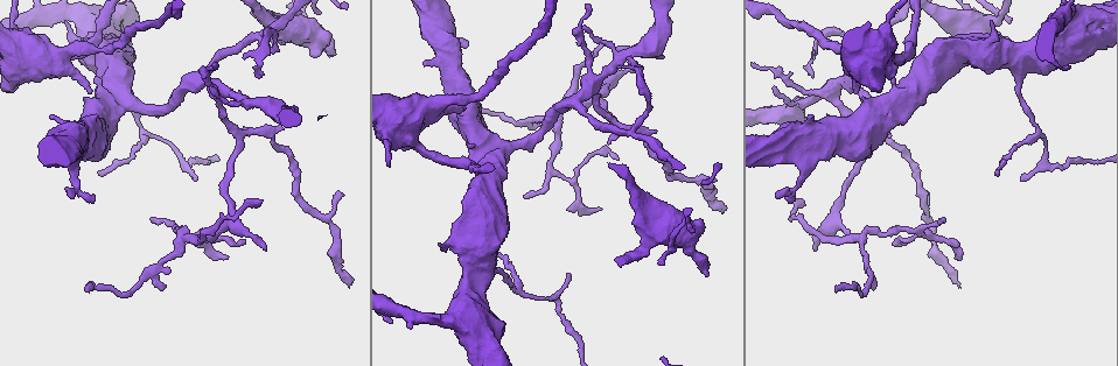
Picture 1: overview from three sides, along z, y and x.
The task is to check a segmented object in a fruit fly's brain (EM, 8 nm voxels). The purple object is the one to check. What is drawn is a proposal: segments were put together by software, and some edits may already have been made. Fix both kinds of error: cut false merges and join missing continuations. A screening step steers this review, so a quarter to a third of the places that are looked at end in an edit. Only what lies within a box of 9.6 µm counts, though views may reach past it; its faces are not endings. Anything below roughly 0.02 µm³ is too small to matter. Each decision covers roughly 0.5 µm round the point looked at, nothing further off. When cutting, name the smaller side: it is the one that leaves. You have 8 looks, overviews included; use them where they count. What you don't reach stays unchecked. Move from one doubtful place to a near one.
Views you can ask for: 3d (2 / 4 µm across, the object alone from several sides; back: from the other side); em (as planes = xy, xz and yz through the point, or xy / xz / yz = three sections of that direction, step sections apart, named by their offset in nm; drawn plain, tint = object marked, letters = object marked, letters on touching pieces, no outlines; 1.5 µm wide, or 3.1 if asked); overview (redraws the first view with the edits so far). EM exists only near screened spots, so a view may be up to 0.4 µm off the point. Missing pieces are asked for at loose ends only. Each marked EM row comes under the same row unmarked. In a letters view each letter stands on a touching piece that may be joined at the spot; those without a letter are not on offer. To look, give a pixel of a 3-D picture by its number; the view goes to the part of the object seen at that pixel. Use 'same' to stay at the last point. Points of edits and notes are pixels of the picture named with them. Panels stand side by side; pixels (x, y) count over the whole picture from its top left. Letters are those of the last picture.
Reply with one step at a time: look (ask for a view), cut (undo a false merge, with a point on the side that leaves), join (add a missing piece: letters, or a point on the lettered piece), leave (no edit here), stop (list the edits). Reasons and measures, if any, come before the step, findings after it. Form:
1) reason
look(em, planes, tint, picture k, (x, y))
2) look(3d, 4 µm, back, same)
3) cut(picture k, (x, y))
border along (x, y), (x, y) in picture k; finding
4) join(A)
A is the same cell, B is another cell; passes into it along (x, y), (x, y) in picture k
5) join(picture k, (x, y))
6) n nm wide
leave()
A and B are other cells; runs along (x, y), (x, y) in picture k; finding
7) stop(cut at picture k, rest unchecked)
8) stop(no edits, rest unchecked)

thick end
look(em, planes, letters, picture 1, (424, 65))

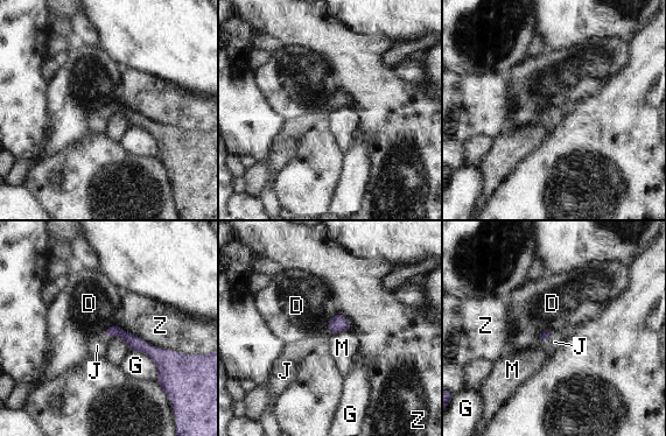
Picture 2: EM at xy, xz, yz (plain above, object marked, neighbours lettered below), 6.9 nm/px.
Z touches over 500 nm
join(J)
J is the same cell, D, G, M and Z are other cells; it goes on there

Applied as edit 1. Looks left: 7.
look(3d, 4 µm, picture 1, (550, 166))

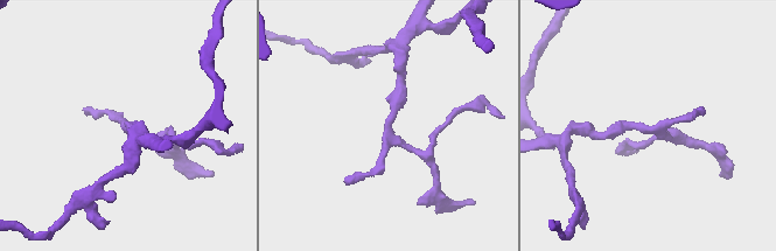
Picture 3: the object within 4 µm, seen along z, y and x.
need the tissue
look(em, planes, tint, picture 3, (655, 131))

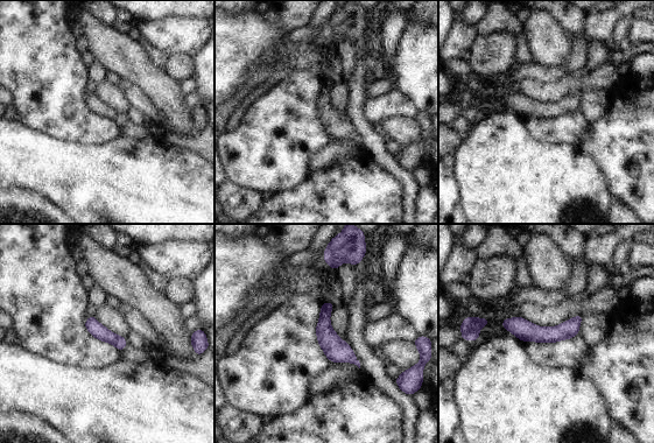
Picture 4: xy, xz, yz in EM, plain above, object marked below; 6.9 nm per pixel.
what lies round it
look(em, planes, letters, same)

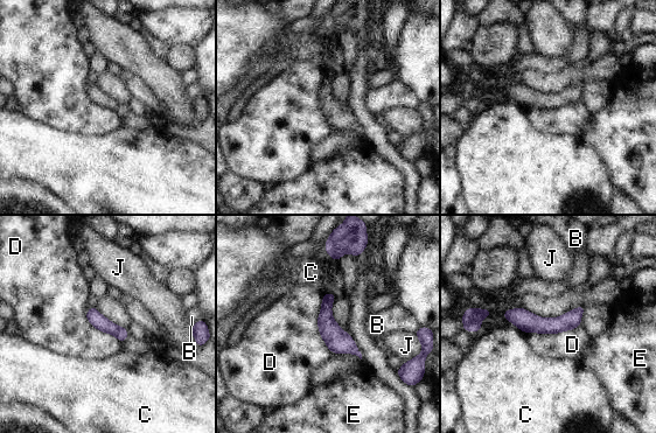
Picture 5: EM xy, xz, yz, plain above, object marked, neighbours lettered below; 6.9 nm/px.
leave()
B, C, D, E and J are other cells; one cell here

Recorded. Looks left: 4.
tapers out
look(3d, 4 µm, picture 1, (872, 286))

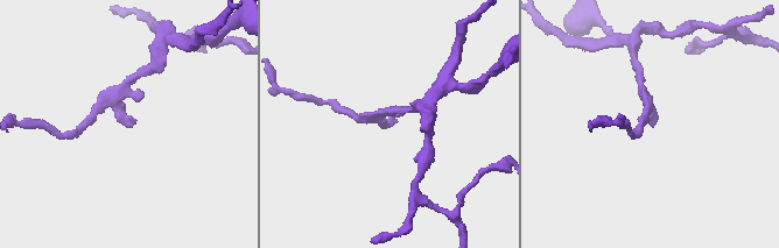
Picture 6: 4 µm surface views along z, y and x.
look(em, planes, tint, picture 6, (651, 118))

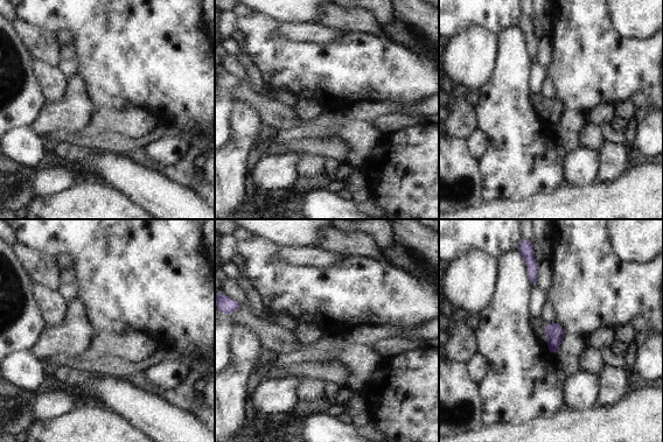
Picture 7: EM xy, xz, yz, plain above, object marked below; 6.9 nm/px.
look(em, planes, letters, same)

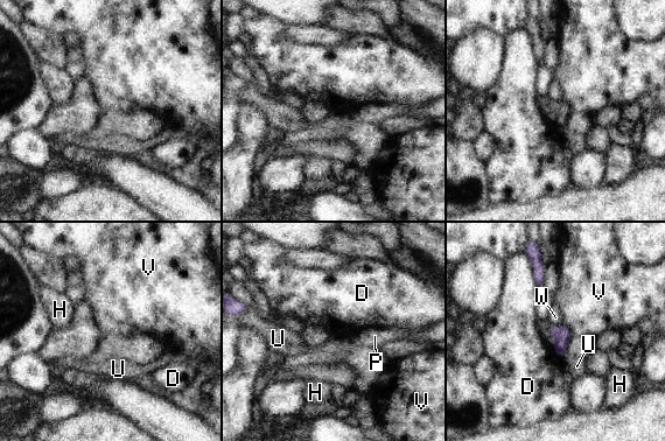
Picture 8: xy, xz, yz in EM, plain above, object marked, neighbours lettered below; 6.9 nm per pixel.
leave()
D, H, P, U, V and W are other cells; border along (564, 322), (555, 327) in picture 8; none of them fits

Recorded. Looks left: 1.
stop(join at picture 2, rest unchecked)

